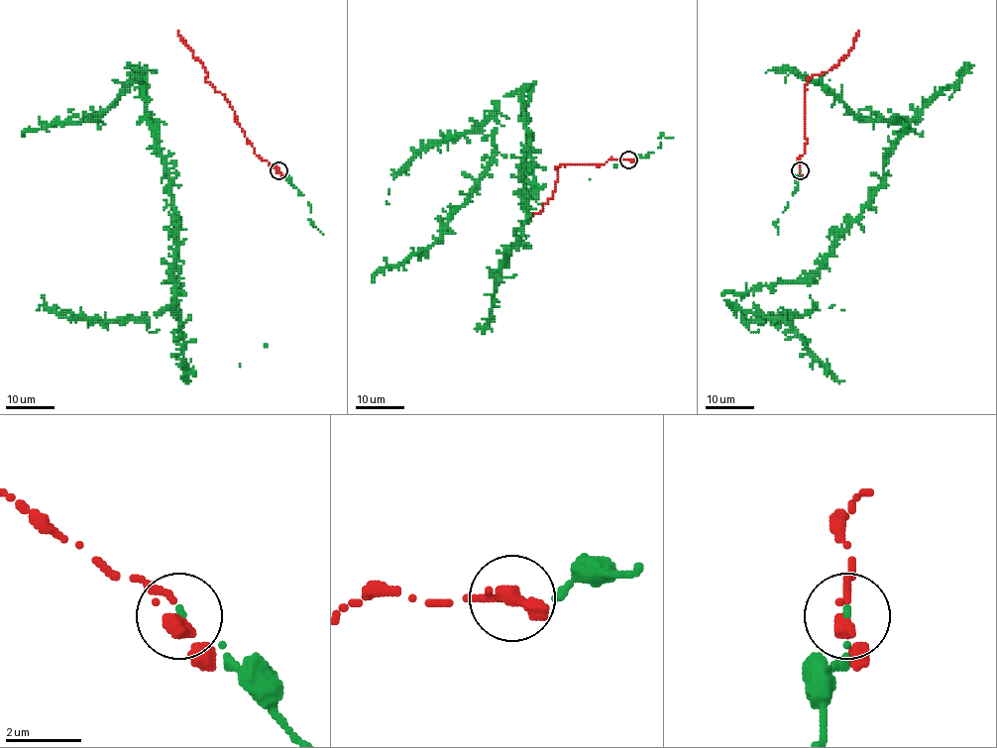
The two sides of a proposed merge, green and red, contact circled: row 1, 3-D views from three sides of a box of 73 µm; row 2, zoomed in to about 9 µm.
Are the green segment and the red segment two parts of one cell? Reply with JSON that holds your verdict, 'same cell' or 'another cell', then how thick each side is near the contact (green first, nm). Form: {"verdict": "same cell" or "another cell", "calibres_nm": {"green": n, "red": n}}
{"verdict": "same cell", "calibres_nm": {"green": 90, "red": 280}}

